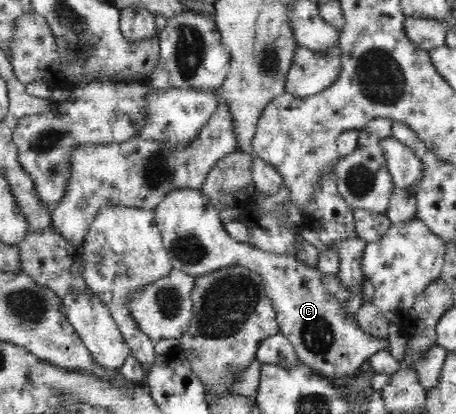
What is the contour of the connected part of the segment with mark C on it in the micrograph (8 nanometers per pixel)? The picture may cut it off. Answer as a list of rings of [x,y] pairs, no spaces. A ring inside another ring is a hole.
[[[202,189],[172,190],[154,208],[154,213],[156,223],[162,234],[163,246],[169,253],[173,269],[185,271],[193,277],[206,275],[214,270],[237,266],[244,266],[250,271],[258,273],[276,310],[280,333],[286,336],[294,346],[298,360],[304,362],[311,370],[317,371],[317,374],[332,380],[334,386],[340,386],[342,390],[346,388],[346,392],[349,392],[351,387],[347,385],[347,380],[353,378],[359,372],[361,364],[376,352],[389,348],[387,338],[379,340],[367,334],[361,330],[355,314],[345,315],[342,303],[353,298],[355,294],[352,294],[346,286],[340,283],[338,274],[325,275],[322,278],[318,268],[307,267],[293,254],[265,252],[248,243],[237,242],[227,234],[218,210],[211,204],[209,197],[205,196]]]

